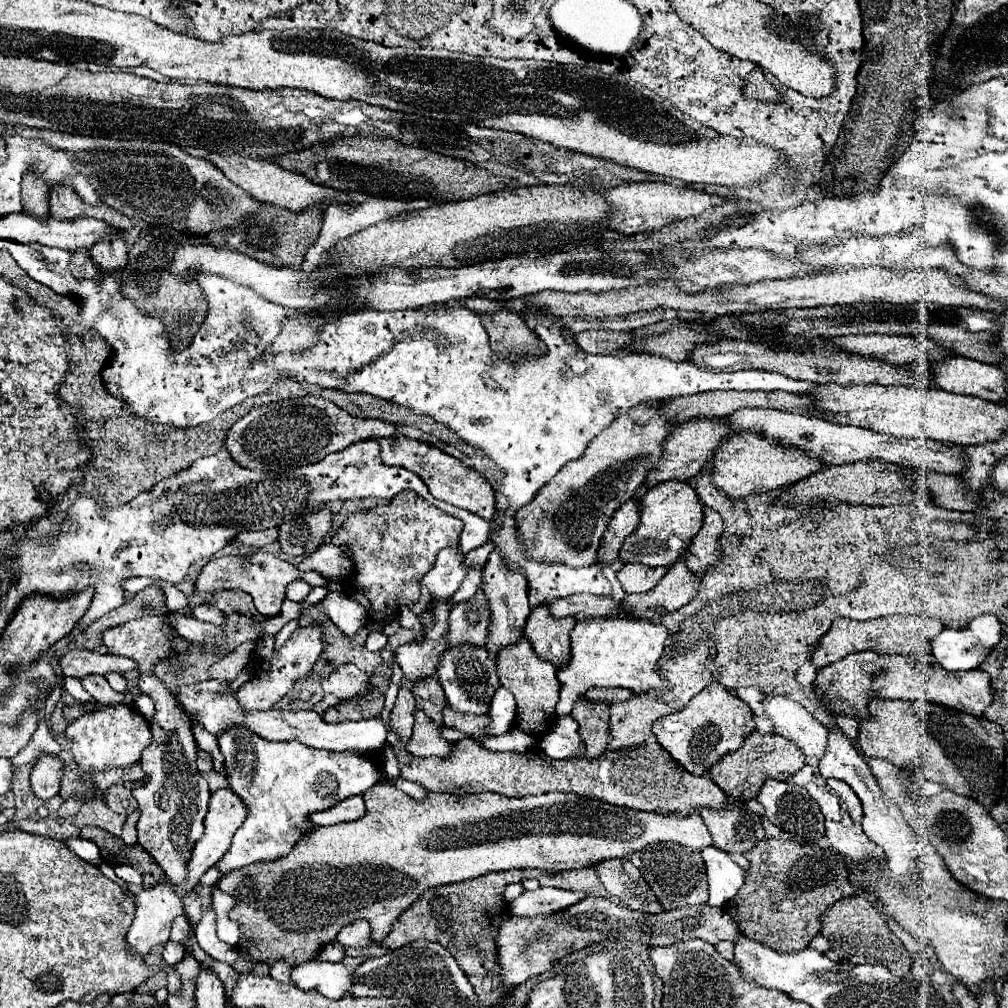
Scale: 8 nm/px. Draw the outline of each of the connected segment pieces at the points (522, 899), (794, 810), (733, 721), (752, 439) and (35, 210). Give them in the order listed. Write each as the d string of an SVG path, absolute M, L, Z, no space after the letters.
M539 887L537 891L525 891L513 901L513 915L537 917L563 911L589 897L585 891L567 891L555 887Z
M767 779L765 785L761 787L757 801L763 805L765 809L765 817L775 823L781 831L789 833L797 843L805 843L805 845L813 845L817 843L823 835L825 835L825 819L823 813L819 809L819 805L813 801L813 797L787 781L775 781L775 779Z
M715 681L703 691L699 691L683 711L665 715L655 721L653 731L663 749L681 767L695 775L705 775L709 767L717 763L725 753L741 747L741 743L755 731L755 721L749 705Z
M741 433L737 437L733 437L729 443L723 443L719 453L715 453L715 457L711 457L709 465L713 467L713 471L711 471L713 485L717 487L717 491L721 491L723 495L727 495L731 499L745 499L751 493L753 495L755 493L769 493L769 491L775 491L779 487L793 485L799 479L805 479L805 477L817 473L821 467L821 463L817 459L807 457L807 453L803 453L801 449L783 449L779 445L769 445L761 435L755 435L755 433Z
M29 175L23 179L21 201L27 215L33 215L41 221L49 217L49 189L41 179L33 179Z

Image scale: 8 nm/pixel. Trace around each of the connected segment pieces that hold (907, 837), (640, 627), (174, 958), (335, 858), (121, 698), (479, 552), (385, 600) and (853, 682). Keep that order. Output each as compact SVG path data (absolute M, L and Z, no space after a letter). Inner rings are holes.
M829 727L829 731L831 731L831 735L829 735L825 757L819 761L819 771L823 777L843 779L855 791L855 795L863 803L863 831L871 837L871 841L877 843L877 847L883 849L891 877L901 881L901 877L915 871L915 867L917 867L915 859L917 859L921 845L919 845L915 833L911 831L911 827L907 825L903 813L881 791L881 787L877 783L877 779L873 777L865 757L861 753L857 753L857 749L851 745L851 741L841 731L837 731L835 727Z
M597 617L589 621L577 621L575 629L571 631L571 659L557 670L557 678L561 683L557 715L570 714L577 699L591 685L627 687L635 693L663 691L667 681L659 677L657 665L667 639L669 631L653 621L639 621L629 617Z
M167 941L167 945L163 947L163 959L169 963L169 965L177 965L179 961L183 961L185 957L185 947L181 943L173 943L173 941Z
M377 783L363 797L367 813L359 821L315 827L315 833L303 837L287 857L263 865L247 865L247 869L237 869L235 873L221 877L219 889L237 901L229 917L241 929L239 947L253 963L267 963L271 967L275 961L299 965L315 959L323 945L335 941L345 925L359 919L371 921L373 941L383 941L399 921L401 913L407 911L427 889L453 881L477 879L493 871L509 869L563 873L589 867L603 859L627 857L649 843L673 841L693 851L703 851L711 845L709 831L699 813L693 813L691 817L655 815L567 793L545 793L521 799L495 793L459 797L451 793L429 793L427 801L417 803L389 783Z
M87 675L81 679L83 681L83 689L95 699L95 703L99 705L133 705L133 695L131 693L117 693L111 689L111 685L107 683L107 679L103 675Z
M485 543L483 547L477 547L477 549L469 551L469 553L465 555L465 563L469 565L469 569L471 569L471 567L485 567L485 563L487 563L487 559L489 559L489 553L491 553L493 549L495 549L493 543Z
M409 489L395 495L387 505L351 513L331 537L333 545L347 547L347 557L355 571L341 579L343 587L349 587L343 593L363 605L371 621L385 623L391 615L397 615L401 607L411 607L419 601L421 577L431 569L441 549L459 547L461 531L463 521L459 517L447 515ZM359 587L369 587L369 599Z
M873 651L853 653L841 661L819 669L813 681L813 693L821 697L833 715L847 715L853 719L869 719L869 703L873 699L903 699L917 701L927 699L969 715L983 715L991 703L989 675L981 669L971 669L963 673L947 673L931 657L903 657L903 655L877 655Z

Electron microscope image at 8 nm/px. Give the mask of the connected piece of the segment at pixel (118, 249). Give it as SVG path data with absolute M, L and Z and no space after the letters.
M111 237L109 241L95 245L95 249L91 249L89 255L103 273L121 271L127 265L127 245L123 237Z

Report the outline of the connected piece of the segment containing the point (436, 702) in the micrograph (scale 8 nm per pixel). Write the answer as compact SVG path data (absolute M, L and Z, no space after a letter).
M431 675L423 681L415 681L413 695L415 695L415 707L421 709L429 719L433 719L435 725L443 727L443 709L445 709L447 701L445 701L445 693L437 681L437 675Z

